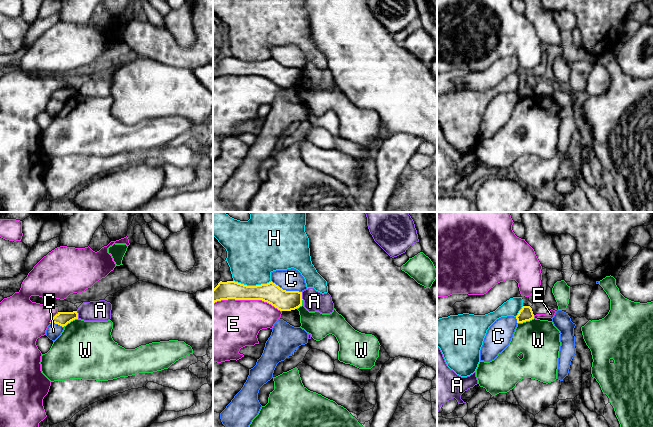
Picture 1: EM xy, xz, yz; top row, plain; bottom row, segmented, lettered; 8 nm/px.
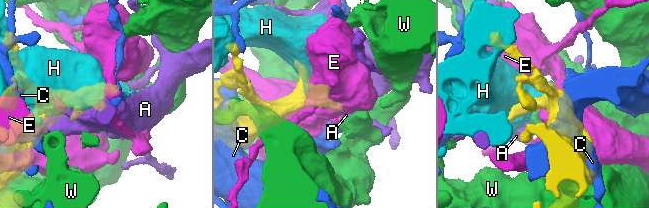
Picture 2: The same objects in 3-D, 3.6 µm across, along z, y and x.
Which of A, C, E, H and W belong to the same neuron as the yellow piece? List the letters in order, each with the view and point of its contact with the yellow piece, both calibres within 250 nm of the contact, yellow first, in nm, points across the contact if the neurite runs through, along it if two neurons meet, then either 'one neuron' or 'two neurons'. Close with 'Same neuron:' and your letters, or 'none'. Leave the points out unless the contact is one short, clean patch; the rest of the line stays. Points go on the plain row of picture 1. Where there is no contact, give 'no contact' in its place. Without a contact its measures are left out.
A: contact xy (77, 91); calibres 110 and 160 nm; border xy (76, 87), (78, 94); two neurons
C: contact xz (285, 66); calibres 170 and 180 nm; two neurons
E: contact xz (247, 75); calibres 160 and 400 nm; two neurons
H: contact xz (252, 62); calibres 160 and 400 nm; two neurons
W: contact yz (526, 96); calibres 110 and 340 nm; two neurons
Same neuron: none

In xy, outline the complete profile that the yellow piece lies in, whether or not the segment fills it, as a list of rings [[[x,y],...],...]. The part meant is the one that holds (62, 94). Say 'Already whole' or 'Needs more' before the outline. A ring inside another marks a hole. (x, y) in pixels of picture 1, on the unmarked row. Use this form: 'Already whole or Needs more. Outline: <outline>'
Already whole. Outline: [[[77,87],[73,88],[58,88],[52,95],[50,99],[58,100],[62,103],[66,102],[71,97],[78,95]]]

